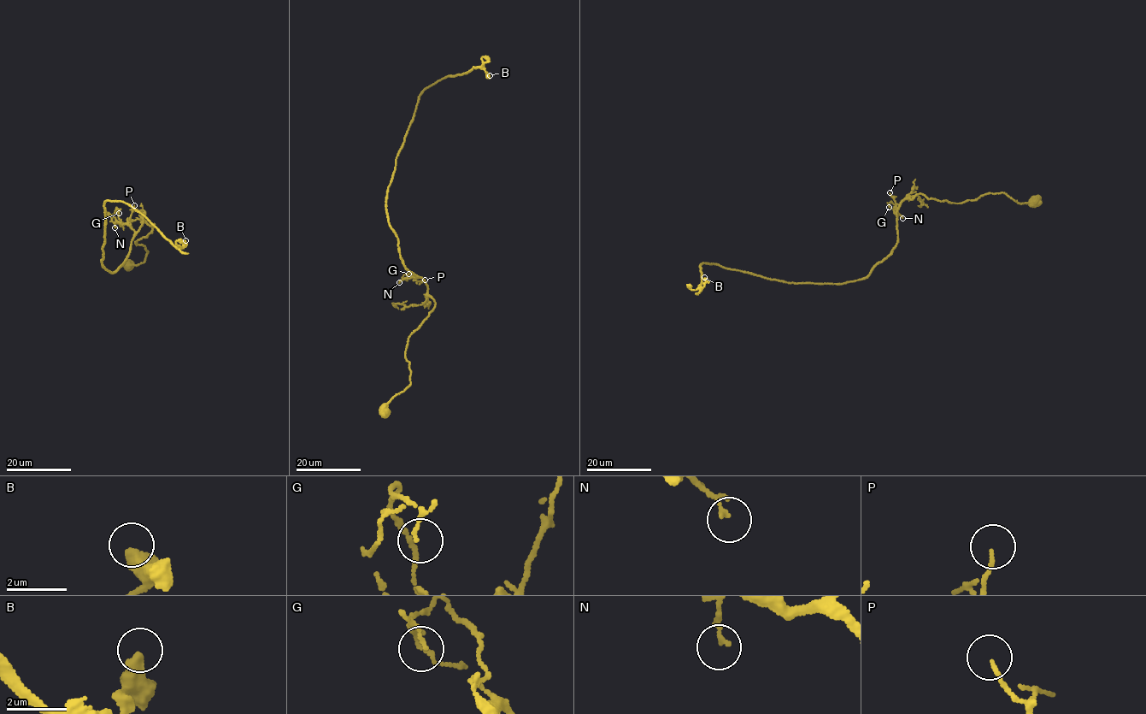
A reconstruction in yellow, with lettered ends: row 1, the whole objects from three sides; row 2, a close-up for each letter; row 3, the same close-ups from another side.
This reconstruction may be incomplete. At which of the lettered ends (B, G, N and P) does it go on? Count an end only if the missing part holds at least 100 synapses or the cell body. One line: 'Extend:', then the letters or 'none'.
Extend: none

